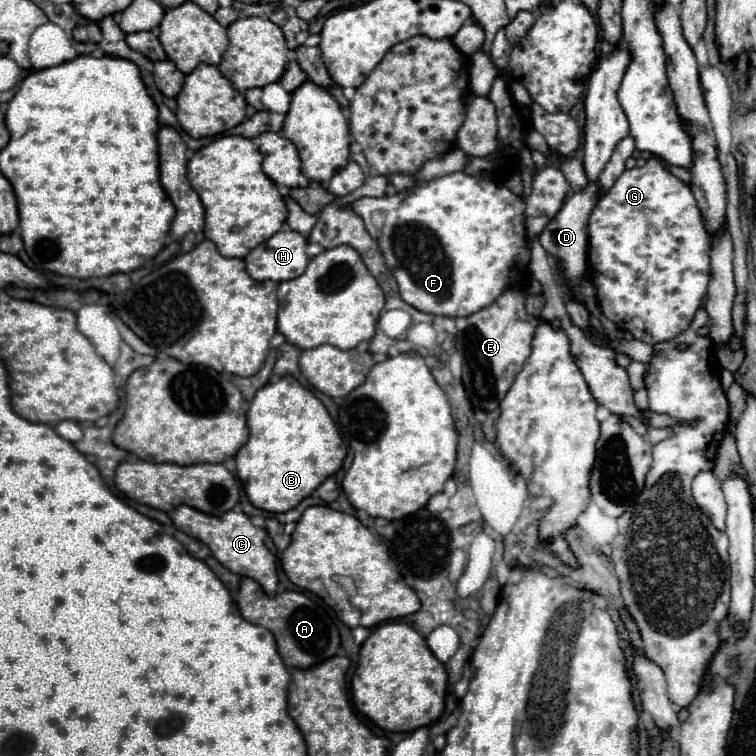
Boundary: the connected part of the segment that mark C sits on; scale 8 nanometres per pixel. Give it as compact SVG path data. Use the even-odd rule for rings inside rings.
M183 505L175 509L173 523L183 533L203 541L211 549L213 557L221 565L225 565L229 571L255 579L269 597L275 595L277 591L277 549L271 537L267 535L267 531L261 527L255 527L245 513L227 511L223 515L207 515L207 513L195 511L193 507Z

